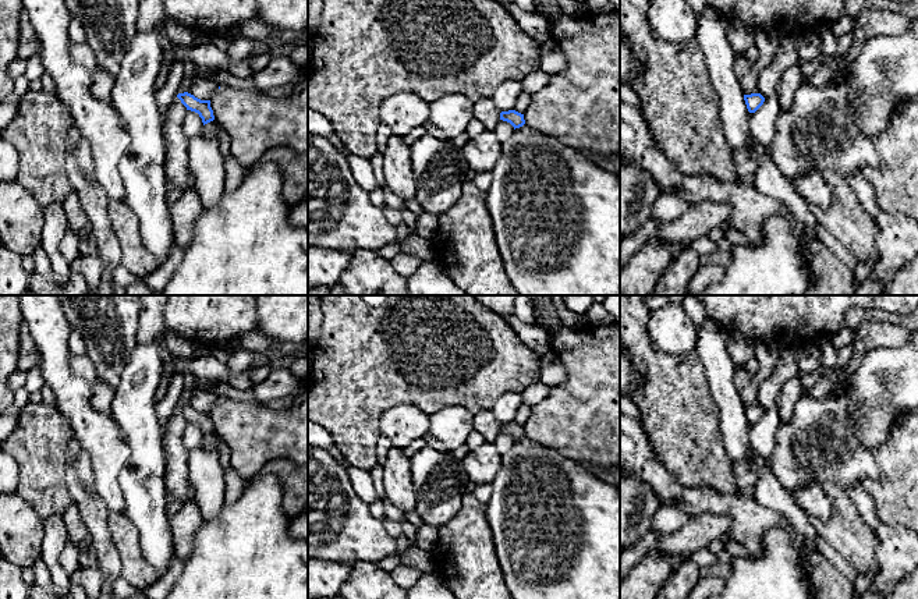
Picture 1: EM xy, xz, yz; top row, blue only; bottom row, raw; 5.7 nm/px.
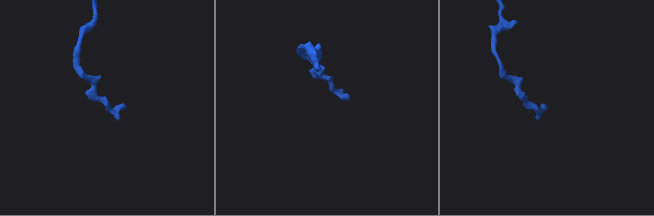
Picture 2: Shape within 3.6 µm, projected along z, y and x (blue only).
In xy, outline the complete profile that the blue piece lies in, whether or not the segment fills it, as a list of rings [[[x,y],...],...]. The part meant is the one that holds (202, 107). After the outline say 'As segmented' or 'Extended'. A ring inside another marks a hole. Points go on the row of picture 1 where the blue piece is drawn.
[[[188,92],[178,93],[177,98],[187,107],[187,110],[199,114],[203,125],[215,120],[213,110],[210,107],[210,100],[201,100]]]. As segmented

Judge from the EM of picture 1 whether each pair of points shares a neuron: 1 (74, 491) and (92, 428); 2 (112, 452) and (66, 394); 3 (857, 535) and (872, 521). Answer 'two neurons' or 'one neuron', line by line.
1: two neurons
2: one neuron
3: two neurons

